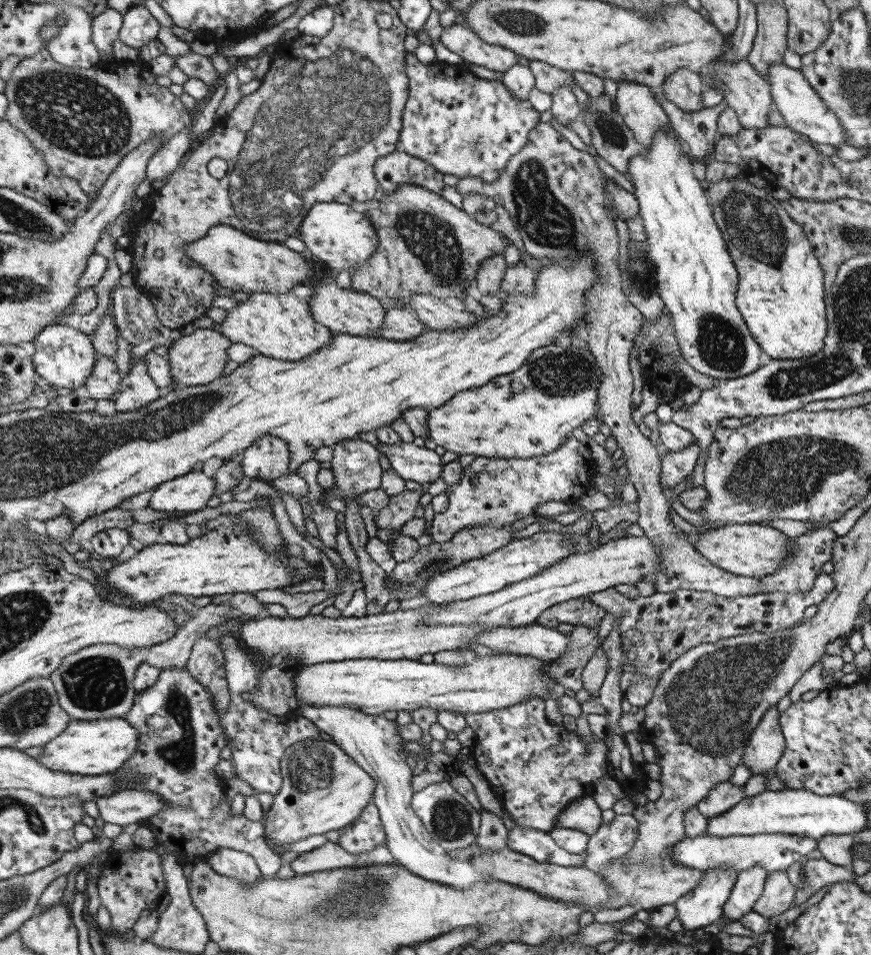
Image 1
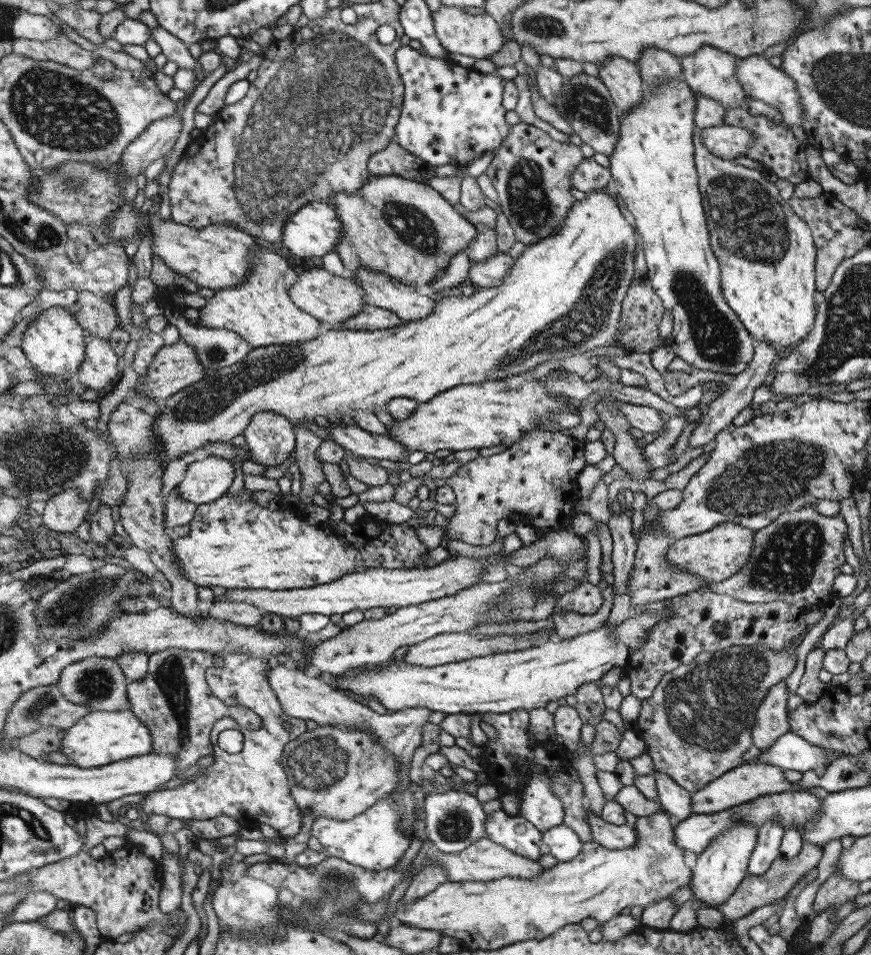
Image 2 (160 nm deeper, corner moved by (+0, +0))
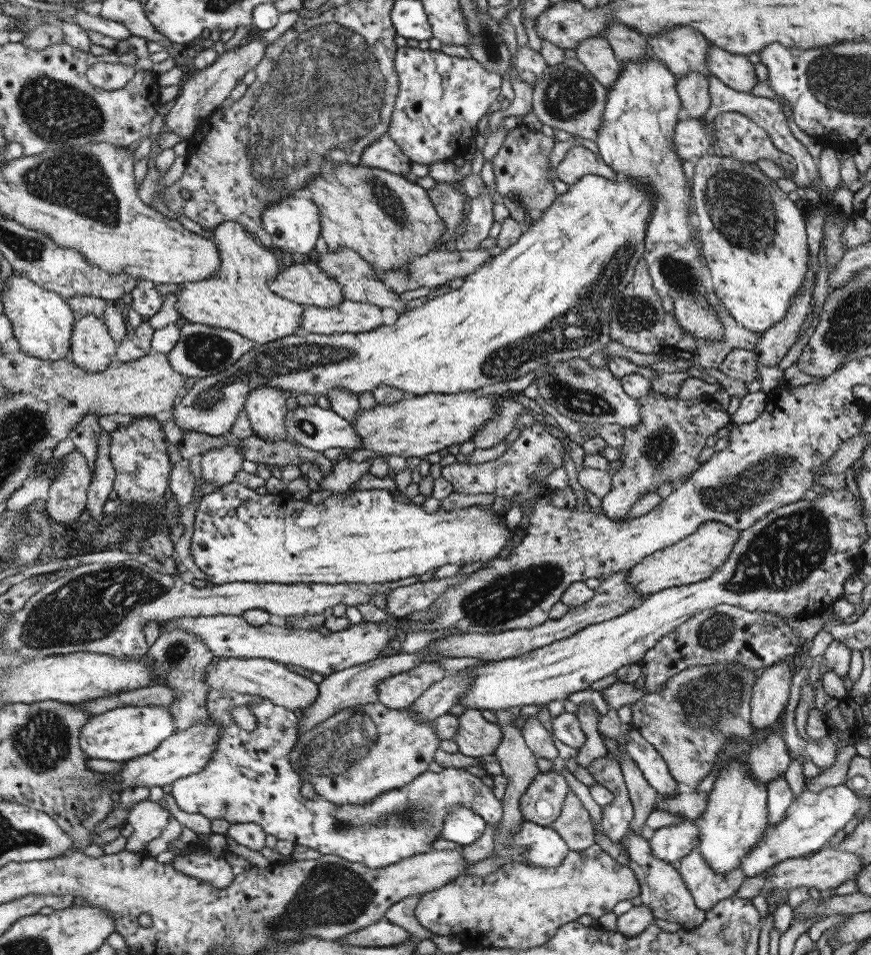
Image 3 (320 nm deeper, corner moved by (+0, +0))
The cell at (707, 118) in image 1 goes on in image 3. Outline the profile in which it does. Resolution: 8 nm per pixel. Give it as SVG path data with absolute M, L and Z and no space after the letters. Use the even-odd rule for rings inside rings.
M709 154L701 155L692 161L694 169L691 196L695 210L695 226L701 256L705 259L705 266L711 277L713 294L739 326L763 333L785 316L790 300L803 284L808 262L805 215L755 163Z

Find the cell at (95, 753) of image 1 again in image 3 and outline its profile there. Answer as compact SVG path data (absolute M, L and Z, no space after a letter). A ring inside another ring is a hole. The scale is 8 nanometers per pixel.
M159 705L121 706L105 714L97 715L83 728L81 750L91 759L127 762L154 752L172 733L175 723L166 707Z

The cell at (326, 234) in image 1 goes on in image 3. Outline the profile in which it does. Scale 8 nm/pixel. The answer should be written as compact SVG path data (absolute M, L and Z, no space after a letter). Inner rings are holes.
M289 195L281 197L275 204L269 203L269 206L263 207L261 223L271 243L281 251L290 254L307 255L315 248L317 238L321 235L319 213L317 213L317 207L311 203L311 199L294 198Z

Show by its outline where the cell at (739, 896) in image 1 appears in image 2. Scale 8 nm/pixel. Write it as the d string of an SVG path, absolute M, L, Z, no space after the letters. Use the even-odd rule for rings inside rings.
M765 822L757 832L757 839L753 847L747 873L752 875L763 874L780 854L779 843L783 836L783 828L779 822Z

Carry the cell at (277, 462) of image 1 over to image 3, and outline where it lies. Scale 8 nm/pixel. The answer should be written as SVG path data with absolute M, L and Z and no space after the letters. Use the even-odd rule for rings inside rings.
M269 385L256 386L247 393L243 409L253 435L285 440L287 434L283 421L286 408L282 390Z

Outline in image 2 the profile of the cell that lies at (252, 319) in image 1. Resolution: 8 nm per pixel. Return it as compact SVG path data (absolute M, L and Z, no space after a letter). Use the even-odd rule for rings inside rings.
M265 250L251 252L251 270L243 284L217 290L198 308L197 323L236 332L251 348L307 342L317 336L319 323L289 300L289 288L297 276L281 256Z

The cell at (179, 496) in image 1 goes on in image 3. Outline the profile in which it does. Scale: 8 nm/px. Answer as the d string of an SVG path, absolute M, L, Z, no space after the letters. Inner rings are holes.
M229 443L206 450L200 458L203 485L213 486L215 490L234 480L233 476L241 469L241 462L244 460L243 453Z

